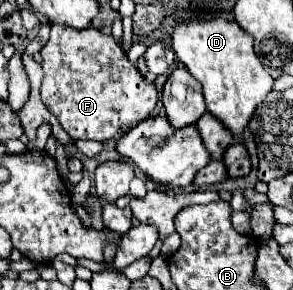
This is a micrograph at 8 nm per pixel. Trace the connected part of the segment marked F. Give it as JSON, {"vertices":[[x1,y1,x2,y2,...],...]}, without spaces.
{"vertices":[[51,25,51,37,47,45,41,49,43,55,43,85,41,85,41,101,53,113,61,127,77,141,77,139,95,139,95,141,107,141,107,139,121,139,129,129,145,121,157,101,159,91,155,83,149,83,139,69,129,61,127,53,121,49,121,45,113,39,113,35,105,35,95,27,89,29,73,29,67,25]]}

